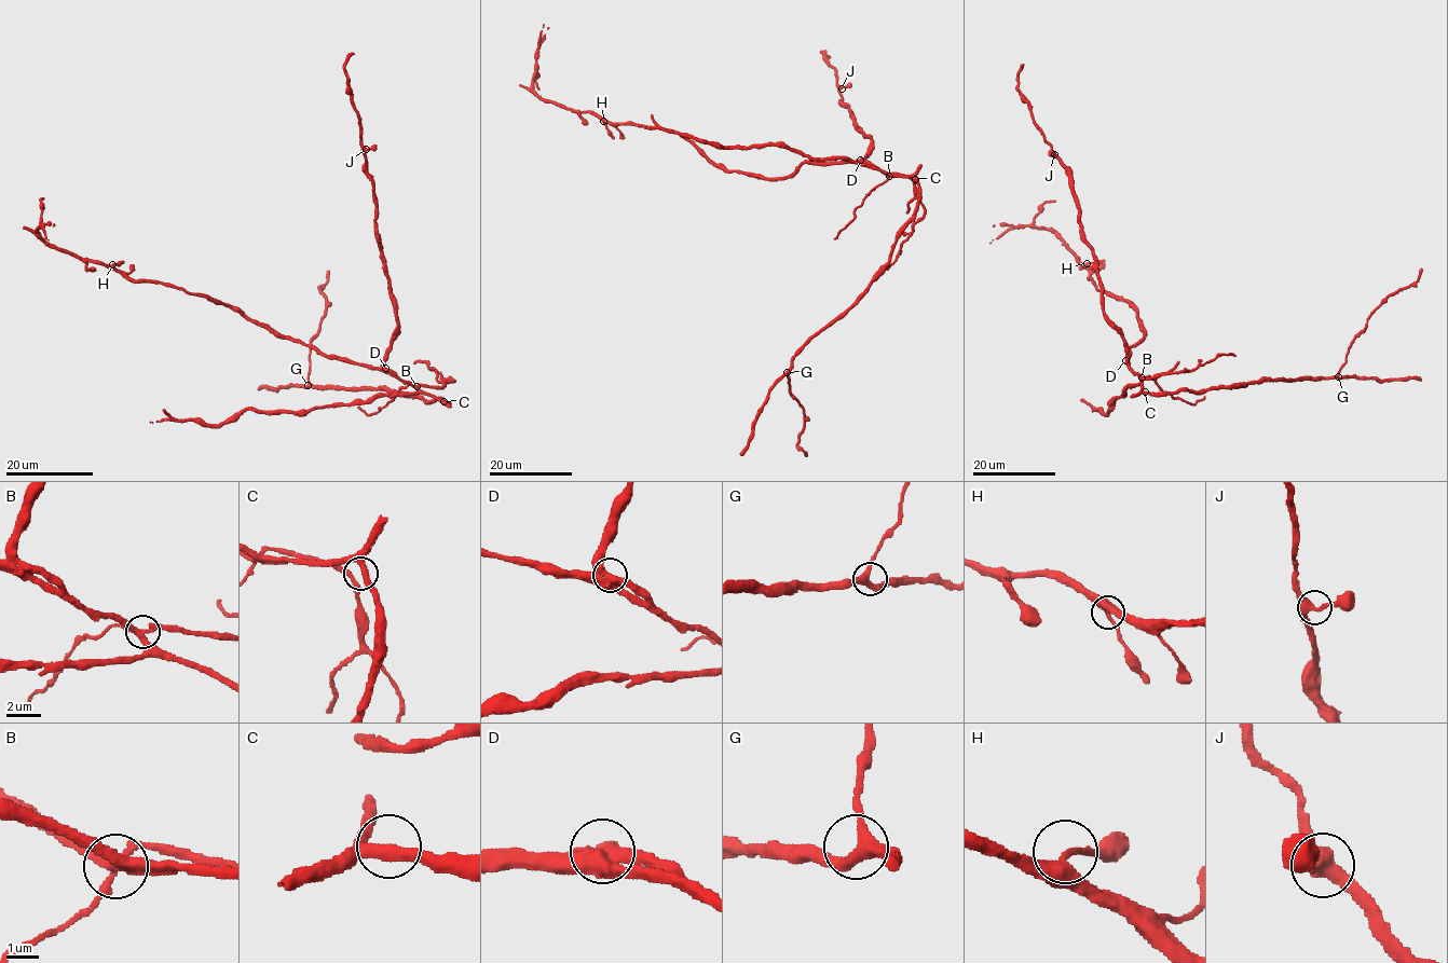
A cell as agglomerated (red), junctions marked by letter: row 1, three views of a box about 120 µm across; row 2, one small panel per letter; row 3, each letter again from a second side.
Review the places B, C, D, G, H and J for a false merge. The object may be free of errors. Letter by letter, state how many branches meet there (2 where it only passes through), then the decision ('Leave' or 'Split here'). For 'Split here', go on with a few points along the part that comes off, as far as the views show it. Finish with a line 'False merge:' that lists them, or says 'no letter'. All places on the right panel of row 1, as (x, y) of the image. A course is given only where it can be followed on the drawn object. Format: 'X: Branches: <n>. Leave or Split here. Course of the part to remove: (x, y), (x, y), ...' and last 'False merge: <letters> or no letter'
B: Branches: 4. Split here. Course of the part to remove: (1142, 377), (1146, 379), (1190, 371), (1221, 355), (1235, 356)
C: Branches: 3. Leave
D: Branches: 4. Leave
G: Branches: 3. Leave
H: Branches: 3. Leave
J: Branches: 3. Leave
False merge: B

